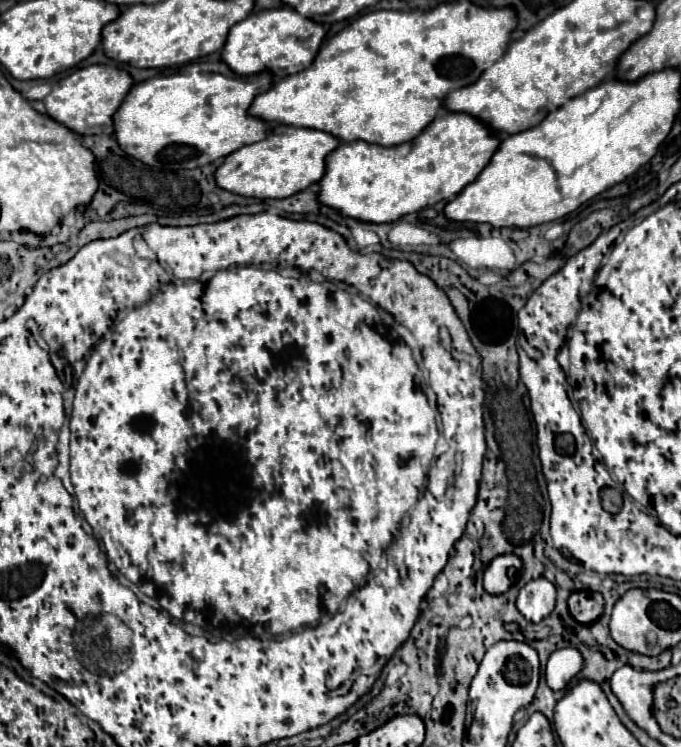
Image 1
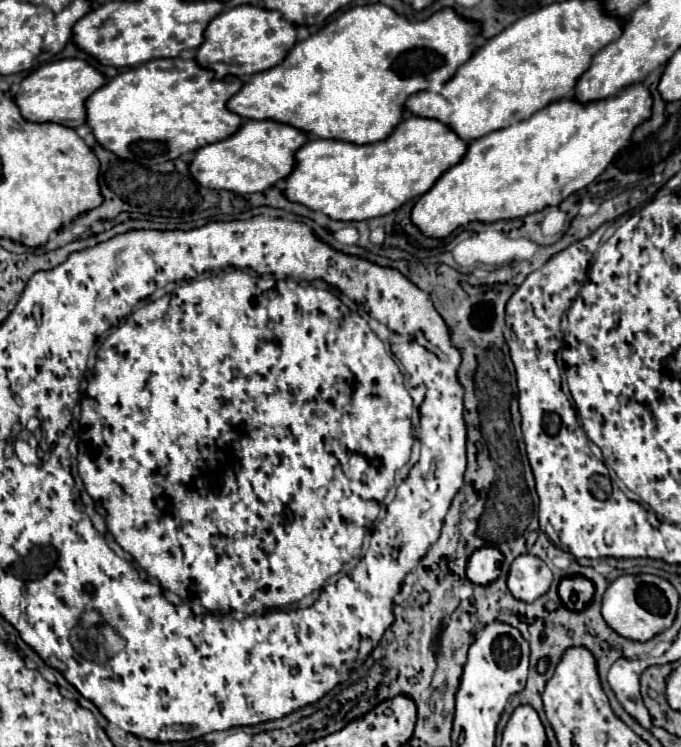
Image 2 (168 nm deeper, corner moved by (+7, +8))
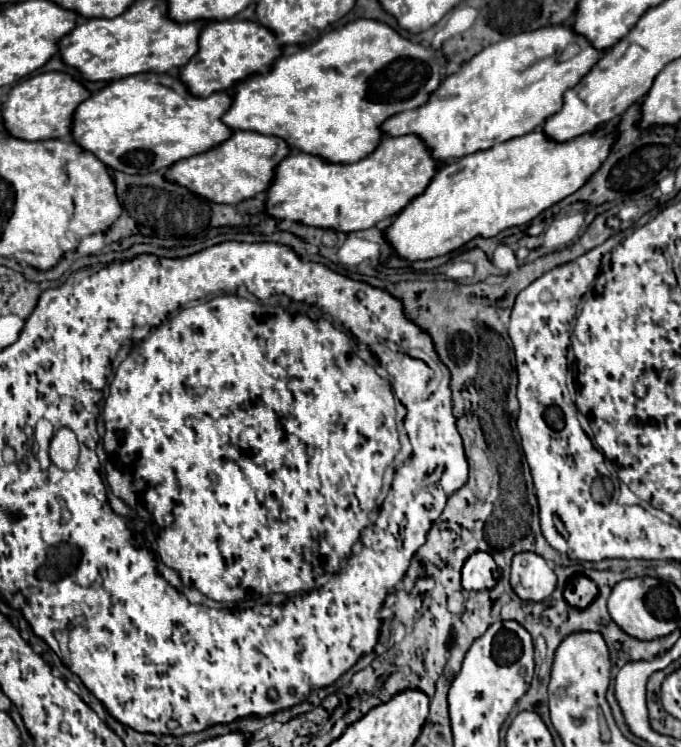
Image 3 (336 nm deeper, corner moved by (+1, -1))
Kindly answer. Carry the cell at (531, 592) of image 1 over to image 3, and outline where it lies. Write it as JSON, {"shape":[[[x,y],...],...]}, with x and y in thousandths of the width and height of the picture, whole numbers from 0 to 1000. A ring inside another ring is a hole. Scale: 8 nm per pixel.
{"shape":[[[759,740],[750,756],[750,786],[768,805],[797,805],[818,783],[818,770],[789,740]]]}

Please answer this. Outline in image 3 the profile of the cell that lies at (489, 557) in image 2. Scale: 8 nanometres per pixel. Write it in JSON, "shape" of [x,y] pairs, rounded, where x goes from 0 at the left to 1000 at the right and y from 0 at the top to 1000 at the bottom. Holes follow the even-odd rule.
{"shape":[[[709,738],[695,740],[677,762],[677,778],[686,791],[724,788],[730,783],[730,775],[733,775],[730,754],[718,740],[709,740]]]}

